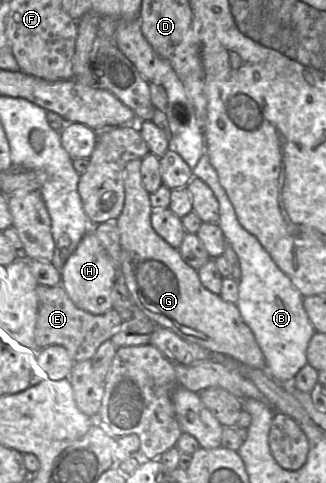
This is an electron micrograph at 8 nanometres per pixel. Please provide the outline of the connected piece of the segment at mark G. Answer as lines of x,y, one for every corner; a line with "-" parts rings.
134,159
124,166
124,206
116,223
120,236
122,273
125,285
135,305
156,326
162,327
179,338
198,344
214,355
223,355
233,360
265,370
266,361
252,331
243,321
236,303
223,300
220,295
207,290
201,283
197,270
182,259
178,249
168,244
159,236
151,225
150,193
144,188
141,180
142,159

